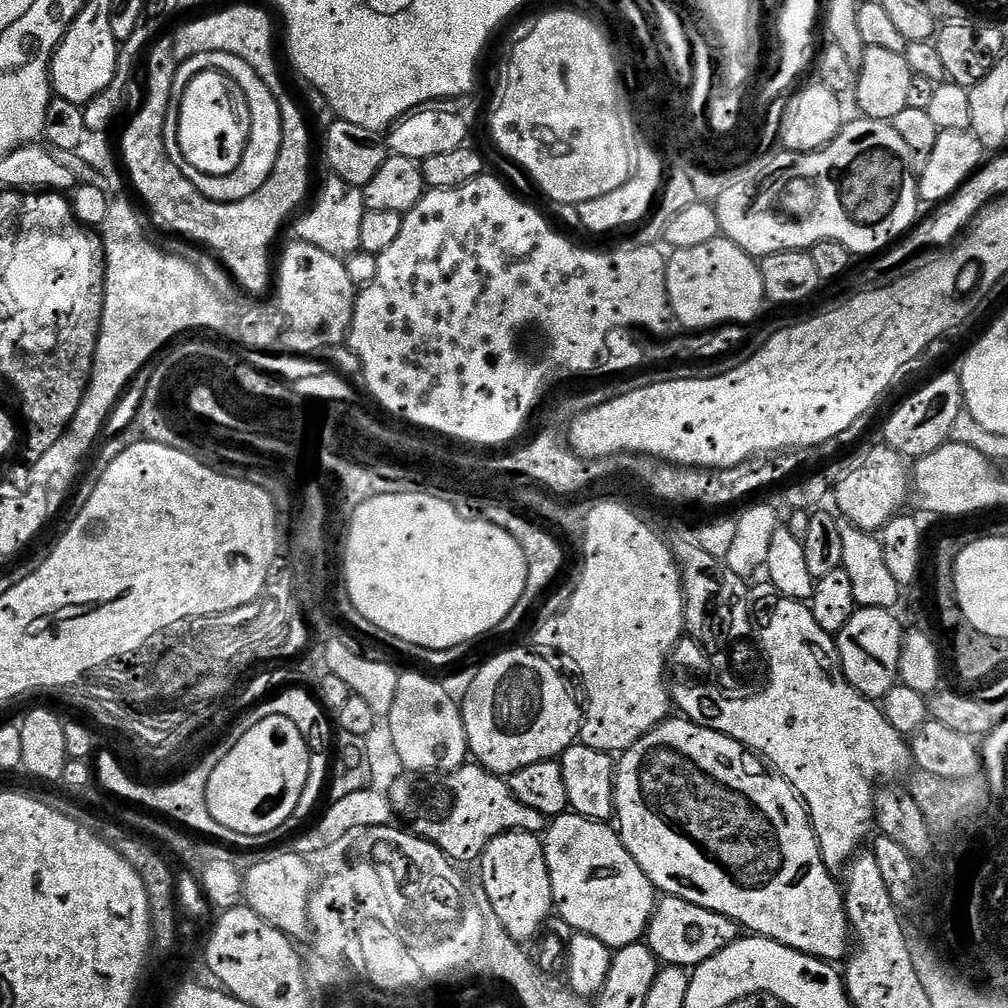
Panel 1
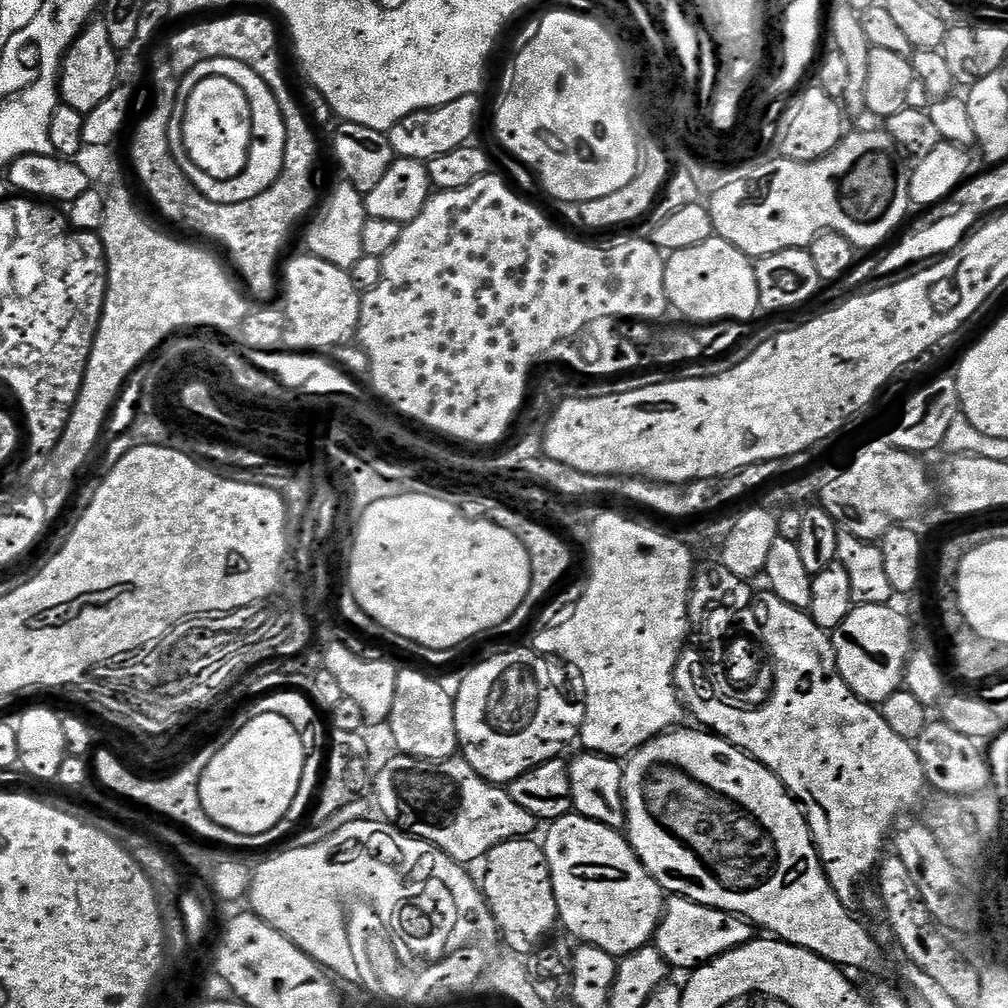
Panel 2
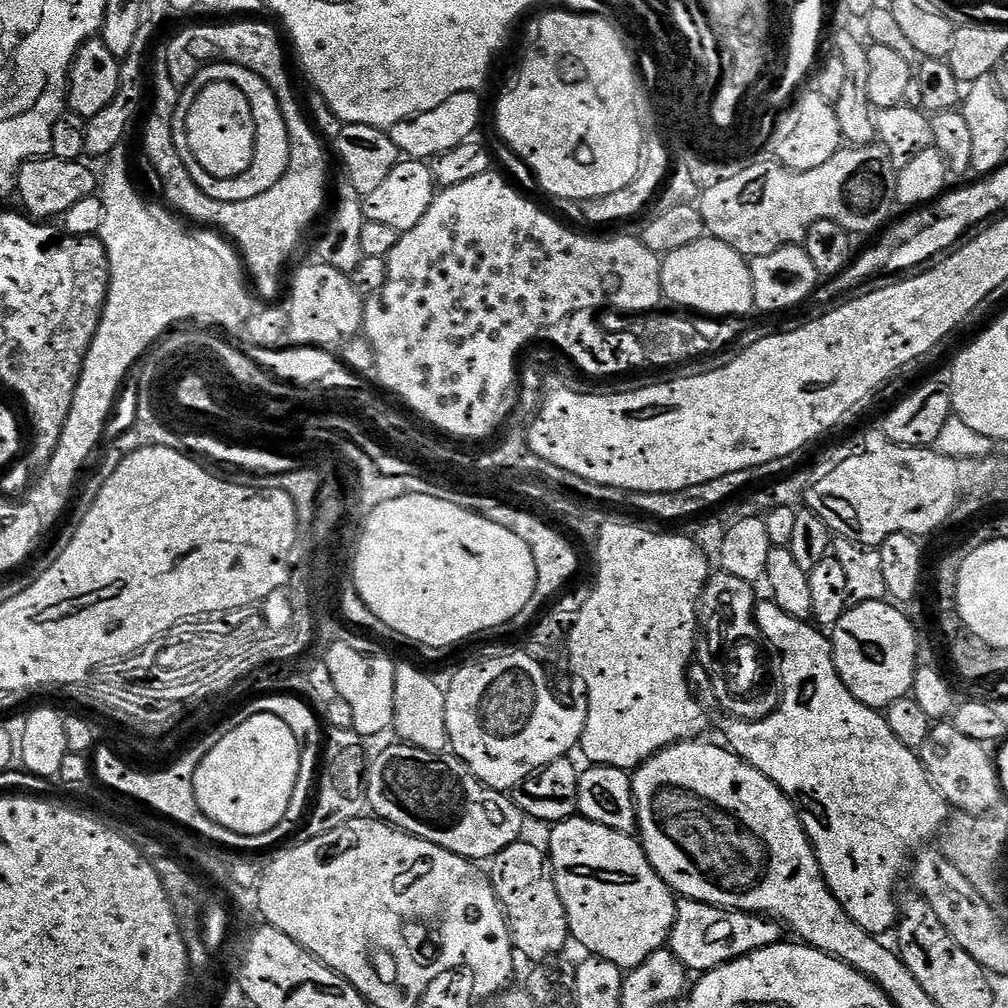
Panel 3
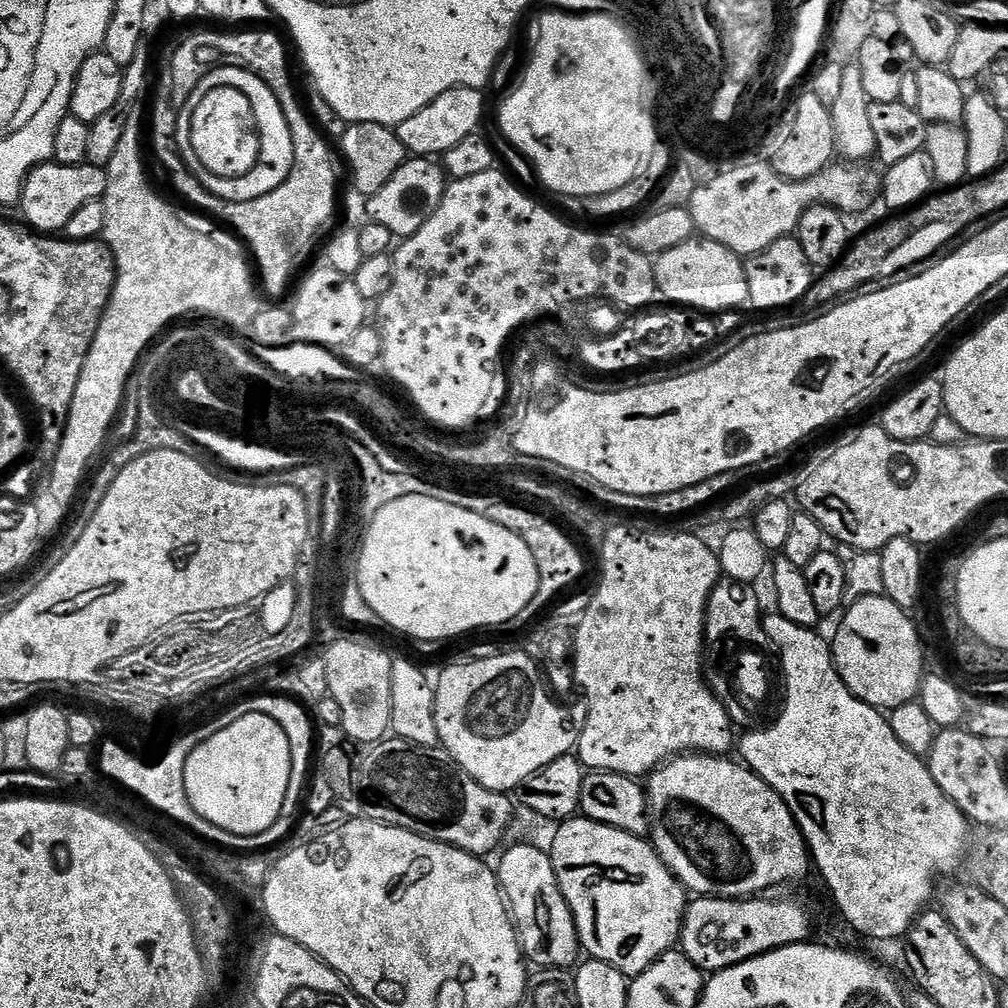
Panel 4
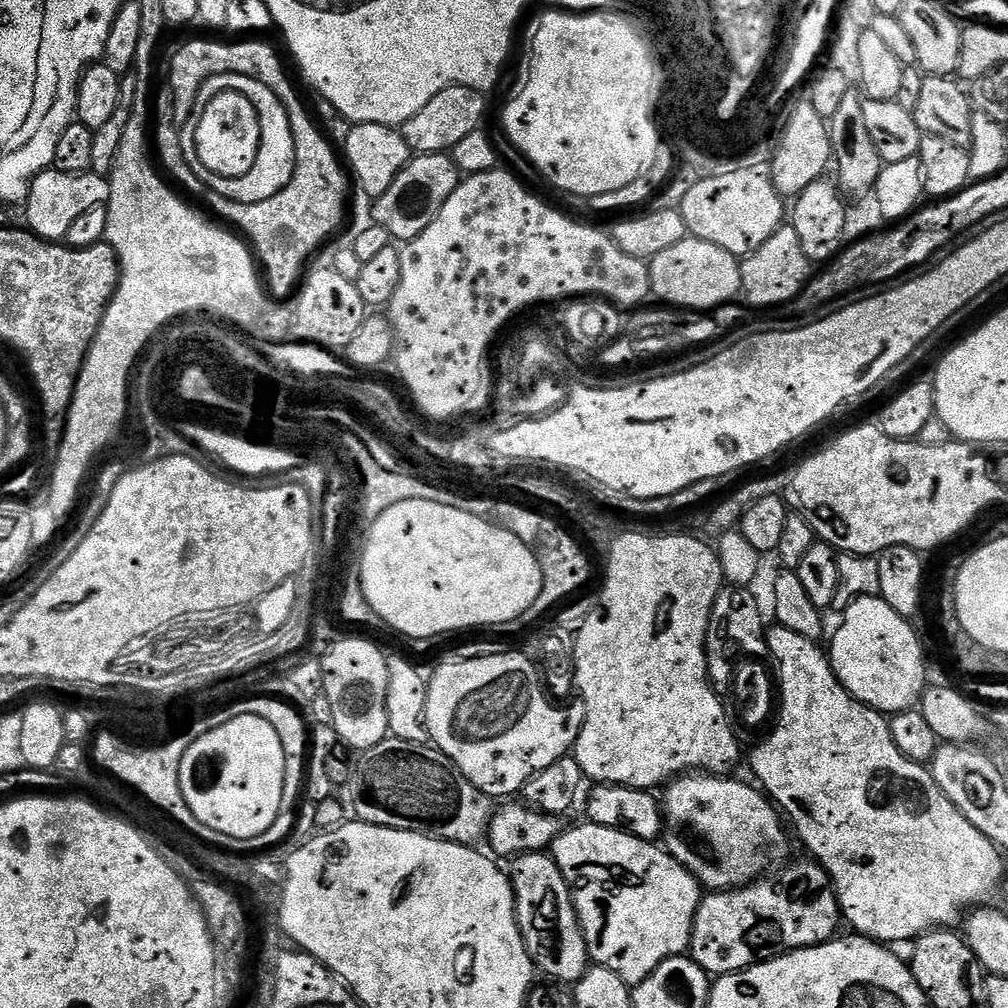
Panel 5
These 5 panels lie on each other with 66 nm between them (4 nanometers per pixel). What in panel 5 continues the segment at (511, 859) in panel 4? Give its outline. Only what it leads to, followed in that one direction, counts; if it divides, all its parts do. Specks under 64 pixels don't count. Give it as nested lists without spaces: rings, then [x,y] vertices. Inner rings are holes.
[[[528,852],[524,856],[515,857],[511,861],[510,879],[512,887],[516,889],[516,896],[524,896],[524,900],[544,900],[540,908],[544,908],[544,920],[552,920],[552,924],[560,924],[556,932],[560,932],[560,944],[556,944],[556,952],[528,952],[533,965],[540,968],[556,982],[563,982],[569,986],[581,980],[590,967],[588,943],[584,941],[584,931],[580,929],[580,919],[572,905],[572,889],[564,880],[560,868],[551,855],[544,852]]]

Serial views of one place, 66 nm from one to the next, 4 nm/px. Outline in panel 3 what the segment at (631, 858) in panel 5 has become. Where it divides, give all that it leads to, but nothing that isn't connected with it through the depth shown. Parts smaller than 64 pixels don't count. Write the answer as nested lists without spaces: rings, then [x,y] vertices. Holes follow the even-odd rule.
[[[579,814],[551,825],[550,832],[552,837],[546,843],[546,852],[550,857],[552,876],[562,898],[571,939],[577,940],[585,948],[585,953],[614,962],[621,970],[631,970],[669,943],[678,900],[648,861],[644,845],[635,835],[610,830],[598,822],[585,820]]]

